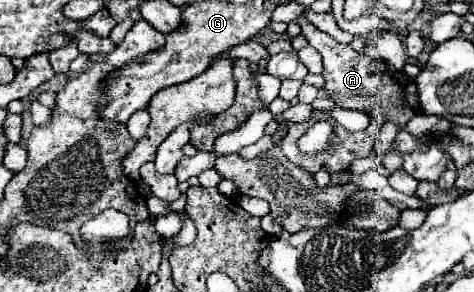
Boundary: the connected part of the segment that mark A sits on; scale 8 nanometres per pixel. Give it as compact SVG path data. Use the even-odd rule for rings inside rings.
M302 20L302 34L310 46L322 54L324 60L324 90L334 94L334 102L348 110L370 110L370 118L382 122L382 114L388 114L394 122L406 124L412 114L418 112L416 106L416 84L404 72L394 70L382 60L372 60L362 52L354 52L348 44L340 44L328 34L314 28L308 20ZM384 96L384 100L382 100Z

